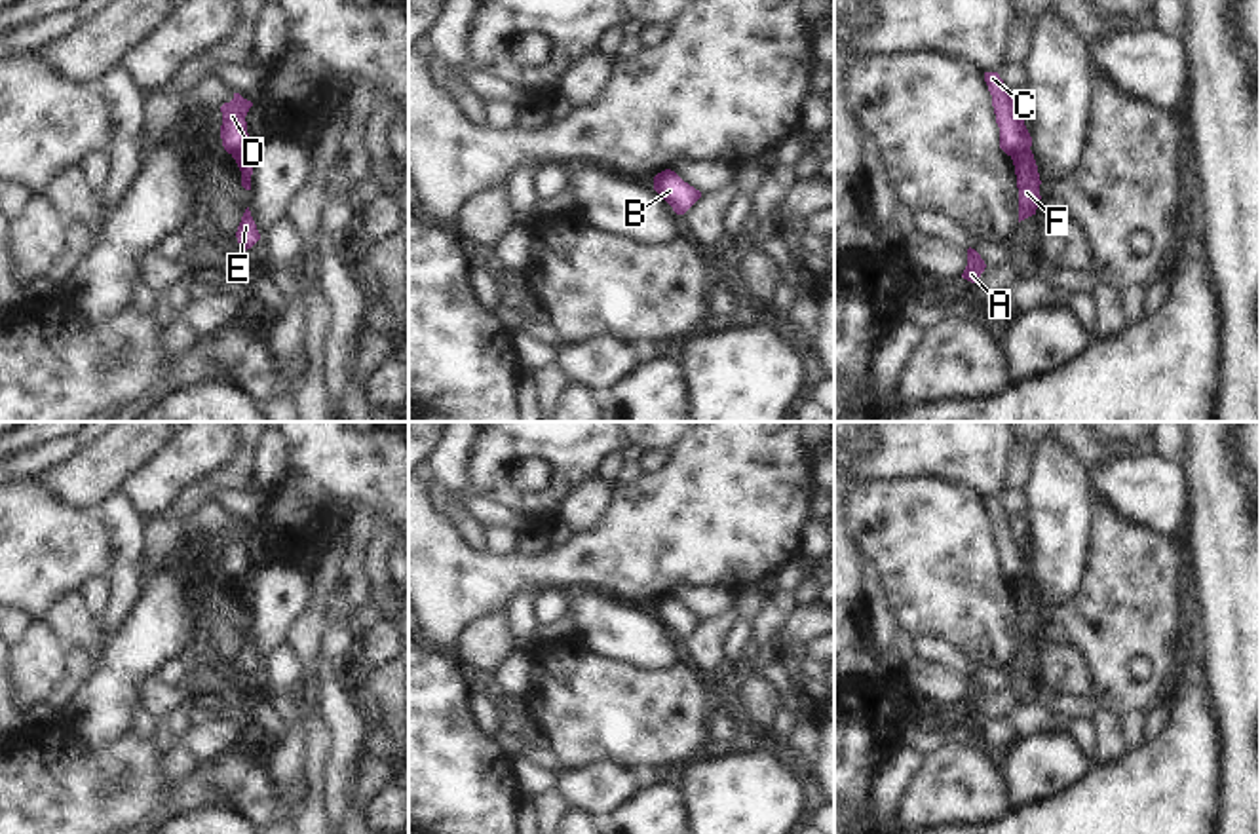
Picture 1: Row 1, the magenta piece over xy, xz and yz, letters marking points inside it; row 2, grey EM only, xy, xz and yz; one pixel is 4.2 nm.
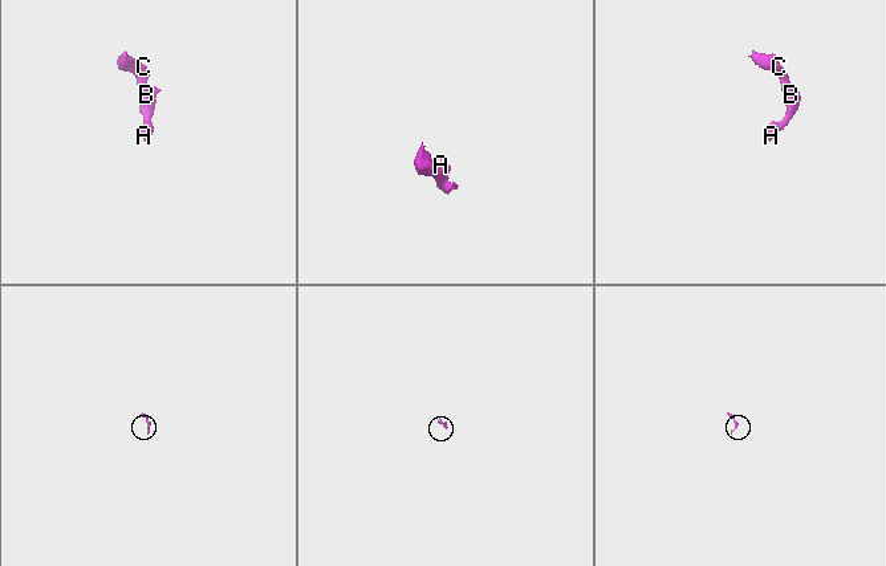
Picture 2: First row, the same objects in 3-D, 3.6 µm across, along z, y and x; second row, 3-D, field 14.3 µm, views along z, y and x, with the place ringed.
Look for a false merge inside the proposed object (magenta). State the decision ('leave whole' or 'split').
split

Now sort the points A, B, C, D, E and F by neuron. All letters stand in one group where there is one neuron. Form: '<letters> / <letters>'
A B E F / C D

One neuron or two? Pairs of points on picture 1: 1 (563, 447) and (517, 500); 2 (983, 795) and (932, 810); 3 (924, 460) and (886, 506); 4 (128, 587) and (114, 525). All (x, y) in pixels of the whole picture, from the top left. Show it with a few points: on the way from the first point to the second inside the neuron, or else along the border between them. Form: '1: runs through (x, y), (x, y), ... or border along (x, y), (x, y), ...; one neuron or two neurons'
1: runs through (563, 466), (563, 479), (542, 500), (536, 500); one neuron
2: runs through (970, 796), (945, 796); one neuron
3: border along (867, 479), (943, 477), (954, 485); two neurons
4: runs through (126, 572), (126, 540); one neuron

